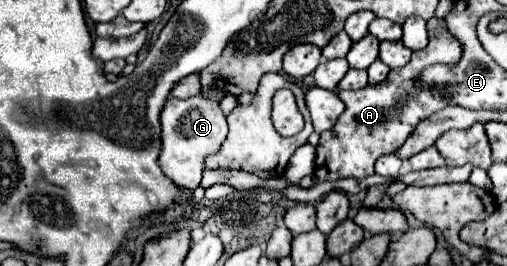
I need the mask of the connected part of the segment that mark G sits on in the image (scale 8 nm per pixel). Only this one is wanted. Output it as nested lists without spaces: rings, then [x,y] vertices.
[[[218,89],[210,91],[208,95],[198,93],[188,99],[178,99],[178,97],[168,97],[164,111],[162,111],[162,151],[160,151],[160,167],[168,177],[184,189],[194,191],[200,185],[204,159],[210,157],[212,153],[218,153],[220,145],[224,143],[228,135],[228,125],[226,125],[226,115],[220,109],[224,93]]]

